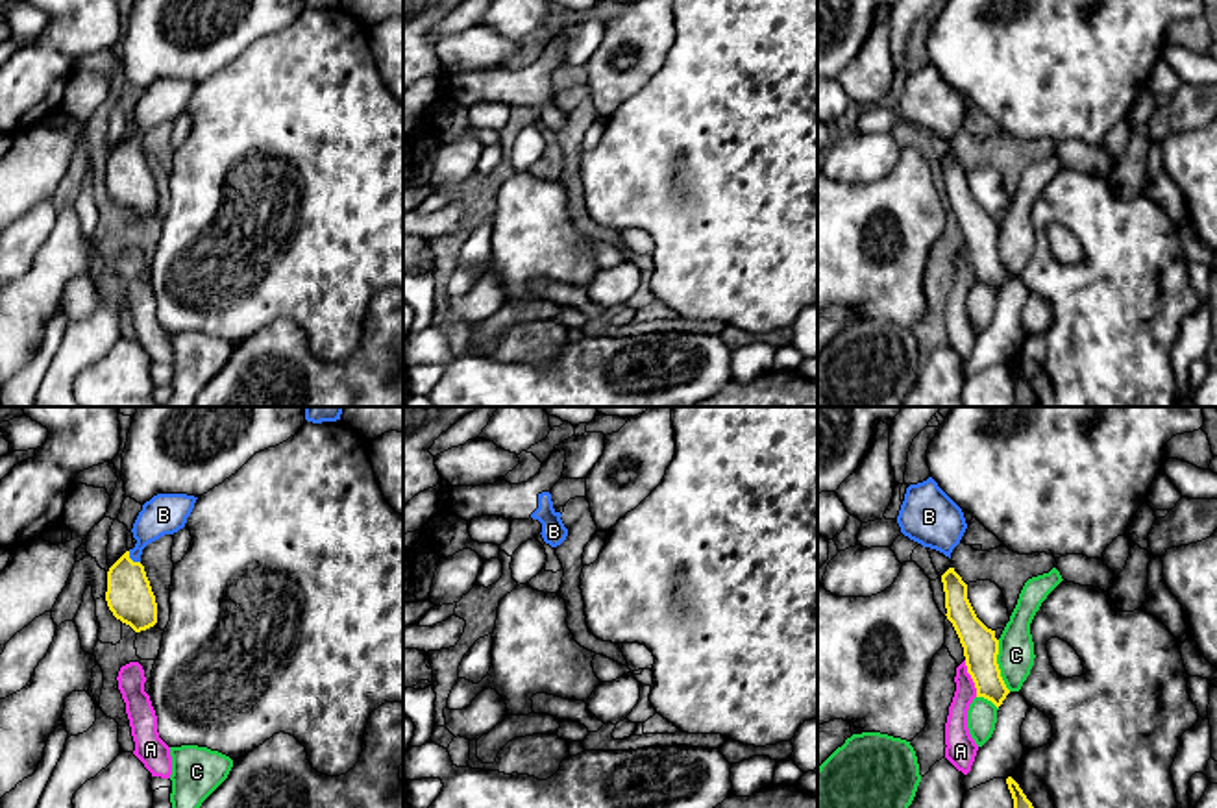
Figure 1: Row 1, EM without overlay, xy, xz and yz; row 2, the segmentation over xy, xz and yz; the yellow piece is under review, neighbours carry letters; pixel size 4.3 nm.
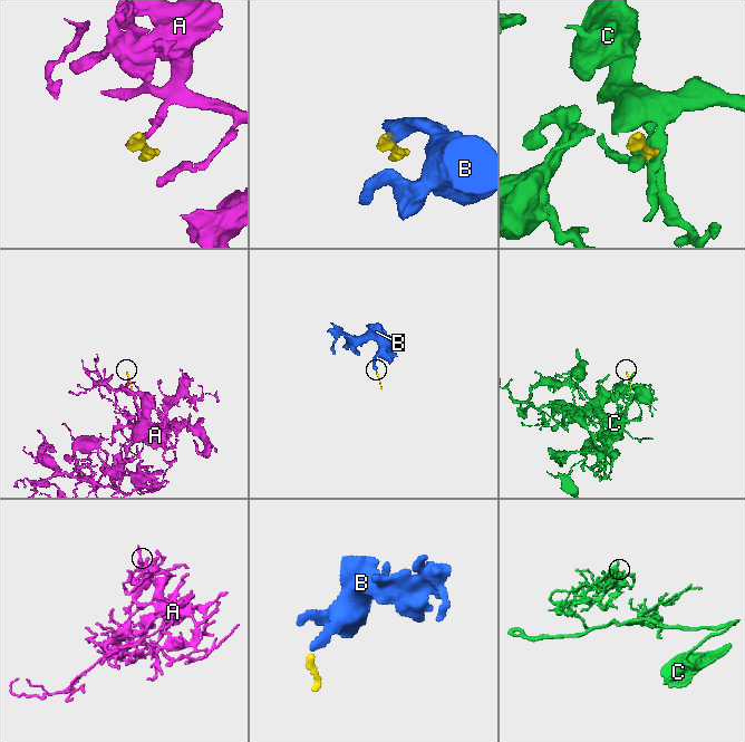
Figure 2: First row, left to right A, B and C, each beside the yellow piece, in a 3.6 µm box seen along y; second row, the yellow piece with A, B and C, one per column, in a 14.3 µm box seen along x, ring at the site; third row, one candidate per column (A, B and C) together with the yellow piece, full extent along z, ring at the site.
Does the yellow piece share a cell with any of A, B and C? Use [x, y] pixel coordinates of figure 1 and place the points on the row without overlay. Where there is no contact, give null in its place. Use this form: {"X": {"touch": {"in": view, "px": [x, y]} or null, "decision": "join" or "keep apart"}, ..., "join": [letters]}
{"A": {"touch": {"in": "yz", "px": [971, 263]}, "decision": "keep apart"}, "B": {"touch": {"in": "xy", "px": [130, 145]}, "decision": "join"}, "C": {"touch": {"in": "yz", "px": [997, 252]}, "decision": "keep apart"}, "join": ["B"]}

